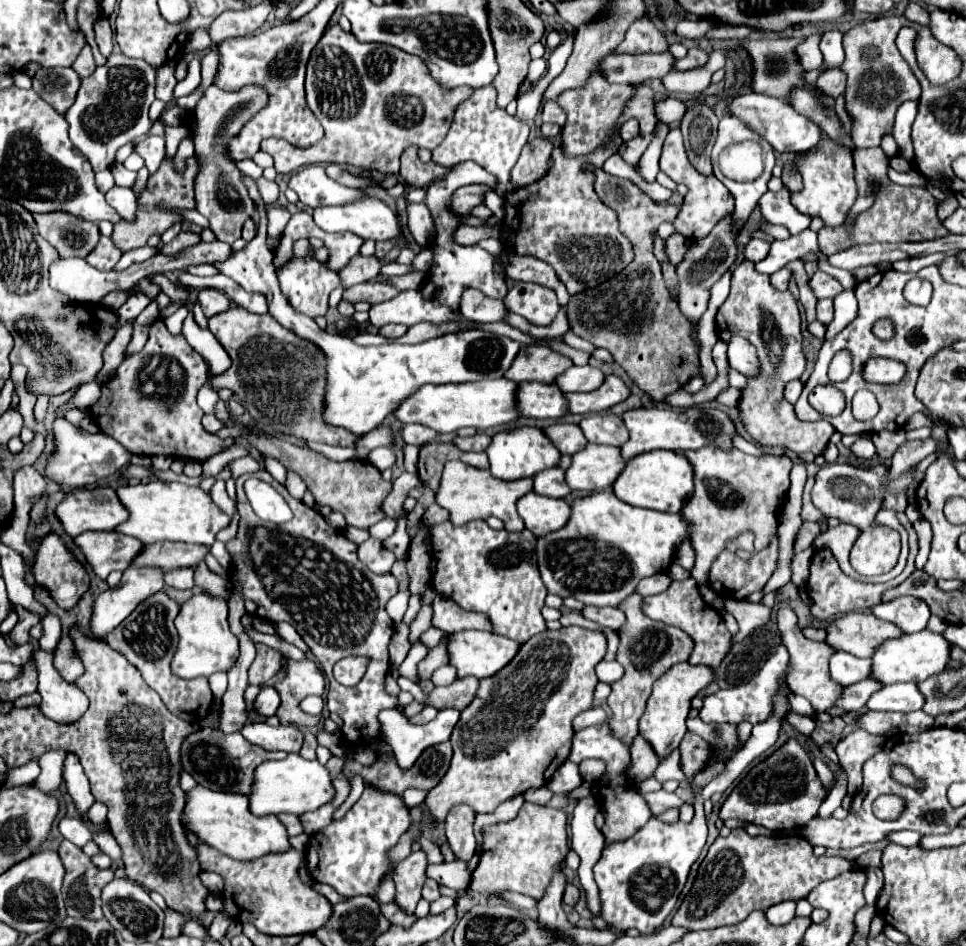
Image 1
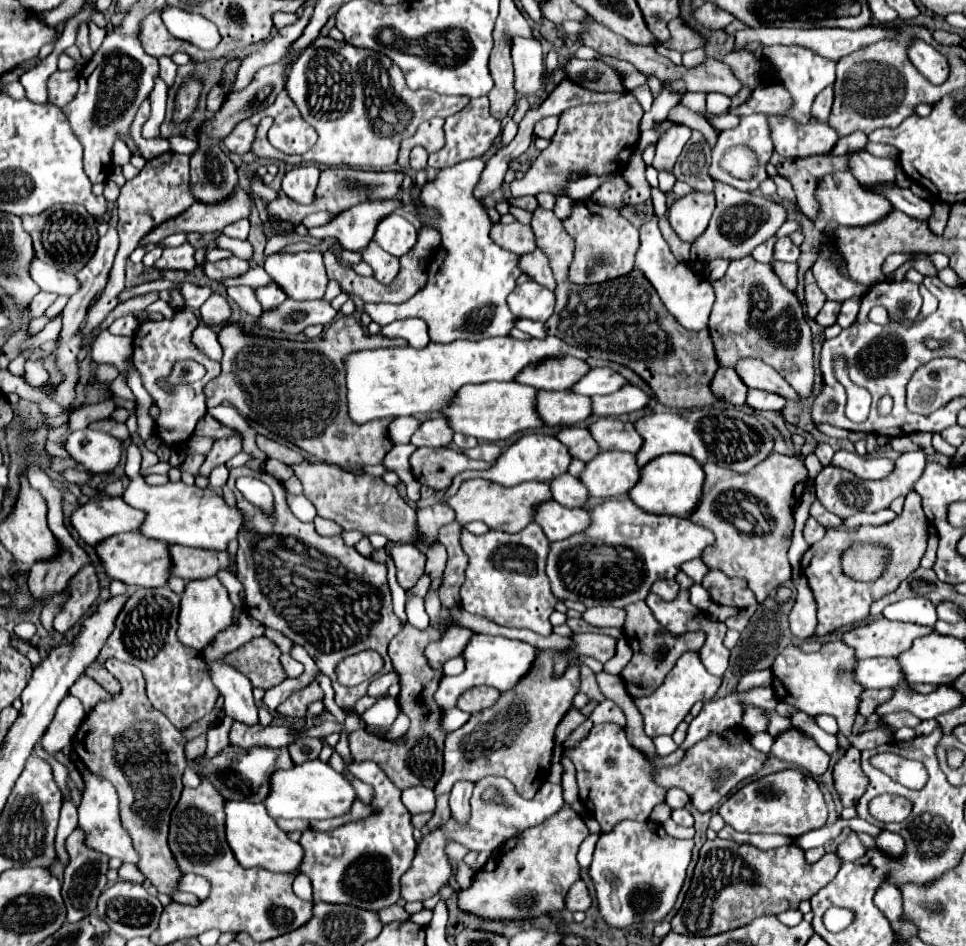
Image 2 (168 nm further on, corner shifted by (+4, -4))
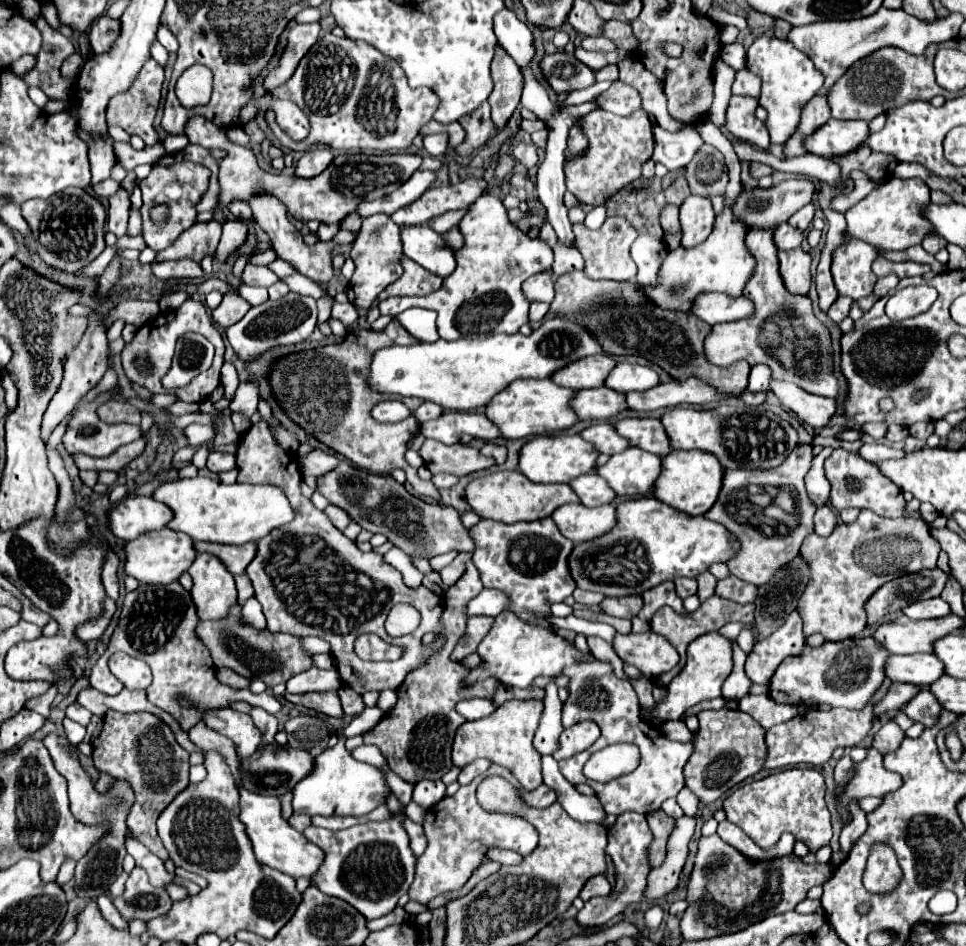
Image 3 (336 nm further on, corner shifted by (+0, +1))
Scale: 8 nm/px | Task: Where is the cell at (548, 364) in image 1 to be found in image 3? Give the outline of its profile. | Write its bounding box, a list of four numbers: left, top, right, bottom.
[552,353,616,391]

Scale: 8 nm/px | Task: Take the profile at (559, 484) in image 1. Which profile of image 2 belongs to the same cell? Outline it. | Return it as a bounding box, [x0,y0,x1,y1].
[548,474,588,508]

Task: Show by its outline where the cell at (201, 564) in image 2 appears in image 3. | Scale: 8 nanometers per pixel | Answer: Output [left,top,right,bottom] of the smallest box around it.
[194,543,256,575]

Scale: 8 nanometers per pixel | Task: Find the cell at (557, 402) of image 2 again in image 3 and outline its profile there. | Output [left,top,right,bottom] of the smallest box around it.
[572,387,626,419]

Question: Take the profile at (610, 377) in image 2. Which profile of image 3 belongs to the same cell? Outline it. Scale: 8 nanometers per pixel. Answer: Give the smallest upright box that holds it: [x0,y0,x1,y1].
[606,363,660,391]

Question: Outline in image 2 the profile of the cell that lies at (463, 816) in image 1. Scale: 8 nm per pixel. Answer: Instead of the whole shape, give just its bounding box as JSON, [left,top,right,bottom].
[450,782,474,824]

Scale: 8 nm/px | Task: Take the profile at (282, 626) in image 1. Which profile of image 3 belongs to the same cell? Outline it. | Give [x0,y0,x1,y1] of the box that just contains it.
[286,667,342,693]

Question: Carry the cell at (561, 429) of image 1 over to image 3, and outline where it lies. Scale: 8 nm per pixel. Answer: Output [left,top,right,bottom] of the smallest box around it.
[580,423,630,455]

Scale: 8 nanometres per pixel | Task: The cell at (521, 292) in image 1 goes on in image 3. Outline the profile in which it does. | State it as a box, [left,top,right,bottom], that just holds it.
[522,271,554,303]

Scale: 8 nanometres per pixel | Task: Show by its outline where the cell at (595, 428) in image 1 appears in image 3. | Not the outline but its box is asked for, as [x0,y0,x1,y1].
[616,419,672,457]

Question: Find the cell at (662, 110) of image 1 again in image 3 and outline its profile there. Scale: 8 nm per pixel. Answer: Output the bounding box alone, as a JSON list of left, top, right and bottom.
[734,177,816,227]

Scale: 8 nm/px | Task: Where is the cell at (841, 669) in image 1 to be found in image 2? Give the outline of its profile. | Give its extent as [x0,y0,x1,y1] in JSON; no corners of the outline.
[854,658,902,688]

